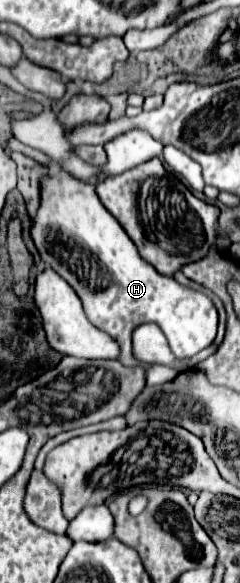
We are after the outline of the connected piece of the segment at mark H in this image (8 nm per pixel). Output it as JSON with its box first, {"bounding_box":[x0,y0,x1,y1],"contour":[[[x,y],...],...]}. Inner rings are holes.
{"bounding_box":[31,170,217,366],"contour":[[[65,170],[43,176],[41,204],[33,218],[31,238],[41,260],[57,270],[83,302],[85,316],[93,326],[107,332],[121,348],[119,360],[135,366],[131,356],[131,334],[141,324],[157,324],[177,358],[189,358],[207,348],[217,334],[217,310],[203,292],[181,286],[161,276],[137,252],[121,224],[101,204],[95,186],[69,176]]]}

